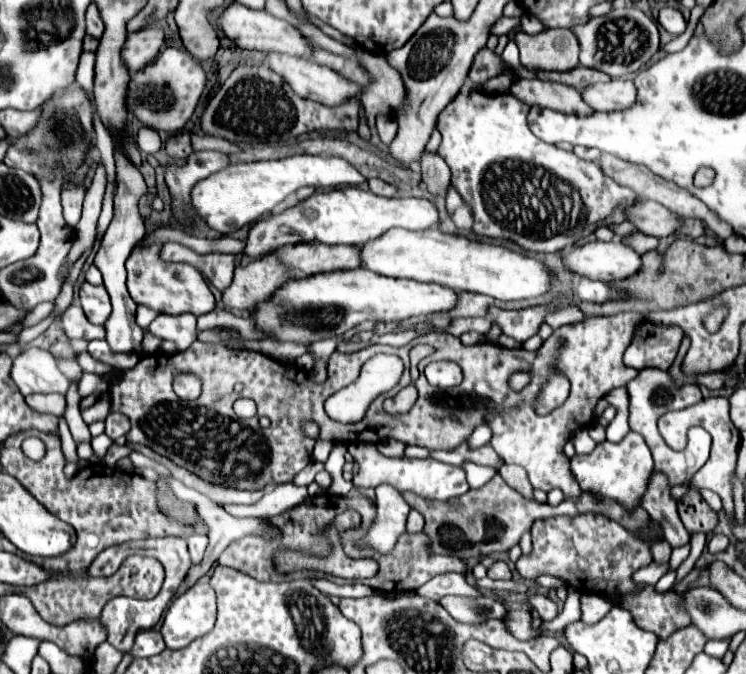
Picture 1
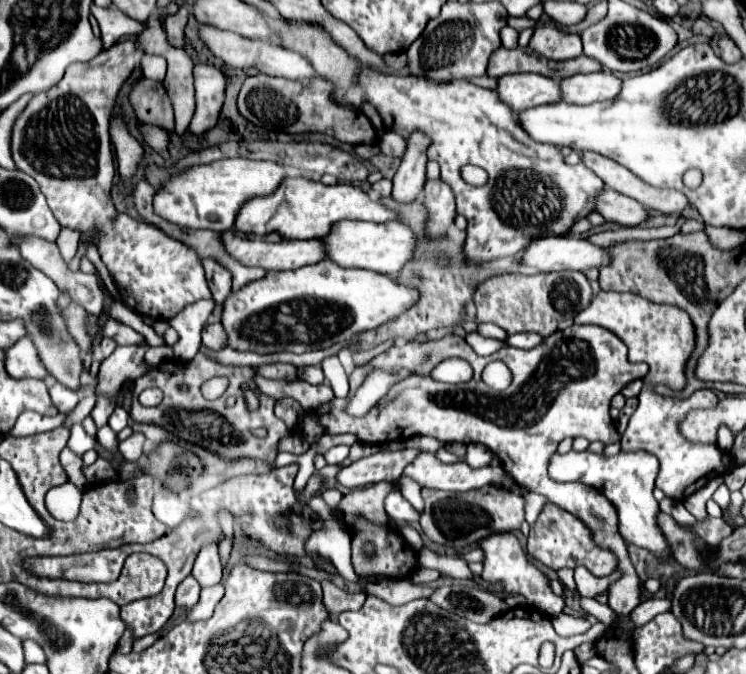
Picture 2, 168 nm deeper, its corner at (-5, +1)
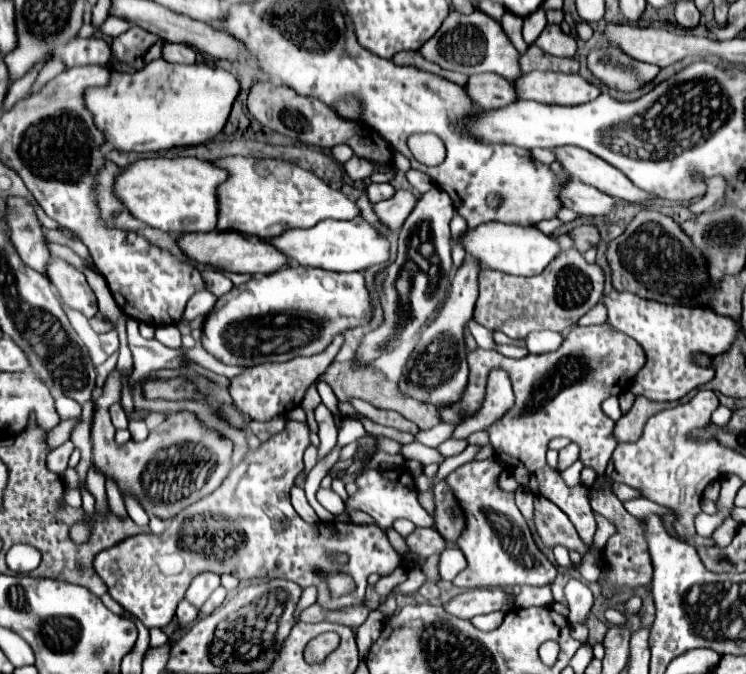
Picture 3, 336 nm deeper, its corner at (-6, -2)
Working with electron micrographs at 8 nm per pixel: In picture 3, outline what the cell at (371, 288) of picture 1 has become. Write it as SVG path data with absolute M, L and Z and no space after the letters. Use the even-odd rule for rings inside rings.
M288 266L284 270L278 270L276 274L254 276L246 284L236 286L228 294L220 296L216 306L212 308L212 314L208 314L204 322L202 346L214 358L232 366L252 368L264 362L288 362L296 356L320 354L338 334L368 324L372 320L372 312L374 304L362 272L340 274L322 268Z

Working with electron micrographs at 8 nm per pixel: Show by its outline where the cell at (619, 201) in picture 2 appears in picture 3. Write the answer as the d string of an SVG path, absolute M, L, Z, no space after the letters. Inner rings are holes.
M570 180L564 186L560 200L564 202L566 208L572 208L582 216L592 218L606 218L612 210L616 210L616 200L612 196L580 180Z

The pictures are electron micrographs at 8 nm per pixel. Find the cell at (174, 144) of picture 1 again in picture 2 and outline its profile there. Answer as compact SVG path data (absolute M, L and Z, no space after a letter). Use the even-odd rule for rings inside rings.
M141 79L131 89L129 101L131 101L135 115L141 121L147 121L147 123L173 131L173 127L175 127L173 107L171 107L171 101L169 101L165 89L159 83L155 83L151 79Z

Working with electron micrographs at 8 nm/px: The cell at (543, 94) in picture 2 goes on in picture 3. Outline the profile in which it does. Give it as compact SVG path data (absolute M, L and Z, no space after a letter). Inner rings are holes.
M474 74L466 88L468 96L484 110L498 110L518 100L514 82L496 74Z

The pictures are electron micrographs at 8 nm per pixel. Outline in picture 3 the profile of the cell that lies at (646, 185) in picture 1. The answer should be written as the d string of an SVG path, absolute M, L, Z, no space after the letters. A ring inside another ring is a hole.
M560 146L554 152L556 160L572 178L604 190L606 194L612 194L612 198L626 200L630 204L644 204L656 198L654 194L646 194L644 190L634 186L618 168L610 166L588 150L576 146Z

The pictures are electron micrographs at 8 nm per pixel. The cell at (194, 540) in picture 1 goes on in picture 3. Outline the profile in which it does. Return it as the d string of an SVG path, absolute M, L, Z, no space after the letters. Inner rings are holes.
M200 572L200 574L192 580L192 584L190 584L188 592L186 592L186 598L188 598L188 602L192 602L196 608L200 608L200 606L206 602L206 598L208 598L218 586L220 586L220 576L218 576L218 574Z

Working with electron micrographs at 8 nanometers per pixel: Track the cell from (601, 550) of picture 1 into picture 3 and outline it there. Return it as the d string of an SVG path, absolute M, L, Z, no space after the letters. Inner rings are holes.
M548 498L534 500L534 526L542 544L550 550L564 546L568 552L576 550L581 556L588 552L588 547L576 534L576 528L568 522L568 516L562 510L556 510Z

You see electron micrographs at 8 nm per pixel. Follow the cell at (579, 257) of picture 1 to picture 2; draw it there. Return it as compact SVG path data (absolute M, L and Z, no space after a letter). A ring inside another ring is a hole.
M571 235L533 239L531 245L527 245L521 253L521 265L531 273L551 273L565 269L587 271L589 267L601 267L607 263L609 255L603 251L603 247Z

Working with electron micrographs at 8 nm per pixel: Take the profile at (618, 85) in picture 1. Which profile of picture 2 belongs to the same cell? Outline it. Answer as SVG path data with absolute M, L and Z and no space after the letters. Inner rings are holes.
M597 71L595 75L573 75L571 79L561 79L559 85L563 87L565 103L589 105L613 99L621 89L621 79L611 73Z

